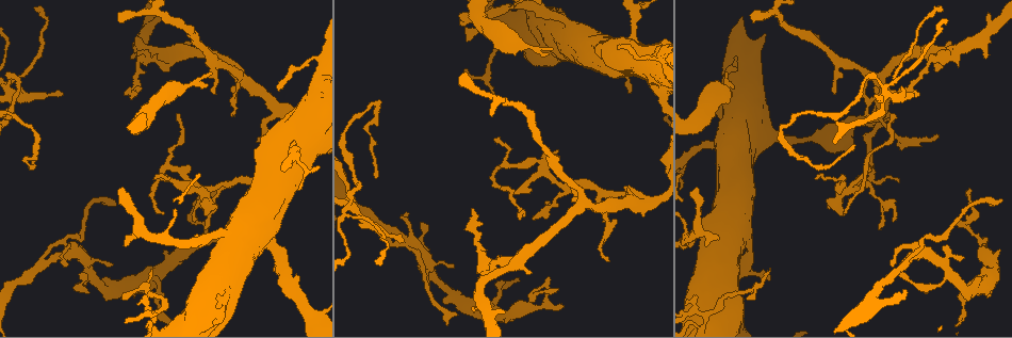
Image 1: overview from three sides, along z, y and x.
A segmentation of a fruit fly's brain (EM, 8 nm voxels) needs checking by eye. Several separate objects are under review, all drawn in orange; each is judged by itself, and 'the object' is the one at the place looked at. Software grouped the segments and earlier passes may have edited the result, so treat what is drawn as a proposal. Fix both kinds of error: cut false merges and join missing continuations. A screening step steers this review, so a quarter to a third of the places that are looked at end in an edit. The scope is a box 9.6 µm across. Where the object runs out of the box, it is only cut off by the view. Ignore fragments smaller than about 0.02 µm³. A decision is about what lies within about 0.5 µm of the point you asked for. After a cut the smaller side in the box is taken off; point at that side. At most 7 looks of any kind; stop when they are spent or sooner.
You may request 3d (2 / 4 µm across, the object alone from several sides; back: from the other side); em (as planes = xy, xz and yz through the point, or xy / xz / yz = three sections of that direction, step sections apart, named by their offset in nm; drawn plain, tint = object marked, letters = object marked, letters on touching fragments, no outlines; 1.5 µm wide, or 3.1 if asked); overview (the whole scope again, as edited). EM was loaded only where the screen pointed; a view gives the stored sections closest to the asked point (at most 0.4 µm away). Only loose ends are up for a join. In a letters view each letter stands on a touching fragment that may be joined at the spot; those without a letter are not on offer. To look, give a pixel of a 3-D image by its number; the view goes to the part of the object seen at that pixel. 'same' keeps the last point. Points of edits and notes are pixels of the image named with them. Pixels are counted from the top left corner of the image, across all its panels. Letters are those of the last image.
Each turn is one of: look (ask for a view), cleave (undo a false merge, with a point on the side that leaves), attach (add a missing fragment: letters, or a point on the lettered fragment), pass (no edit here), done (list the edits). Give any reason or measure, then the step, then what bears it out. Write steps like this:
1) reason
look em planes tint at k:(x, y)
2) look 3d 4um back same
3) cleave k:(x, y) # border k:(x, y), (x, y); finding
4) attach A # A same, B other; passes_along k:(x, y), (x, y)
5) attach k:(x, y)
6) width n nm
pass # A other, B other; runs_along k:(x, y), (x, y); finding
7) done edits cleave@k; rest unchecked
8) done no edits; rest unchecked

branch stops here
look em xy step 4 letters at 1:(213, 93)

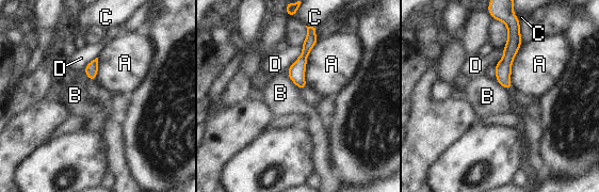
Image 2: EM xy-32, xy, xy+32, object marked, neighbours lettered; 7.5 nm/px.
look em planes letters same

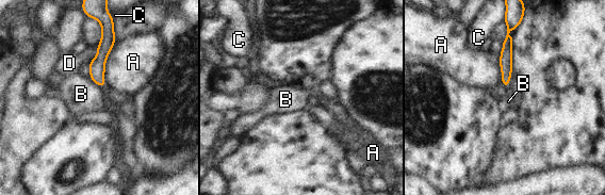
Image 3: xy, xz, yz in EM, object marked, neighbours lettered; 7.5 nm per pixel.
pass # A other, B other, C other, D other; border 3:(90, 79), (103, 87); no lettered fragment goes on from it

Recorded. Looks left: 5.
an open end
look 3d 4um back at 1:(473, 210)

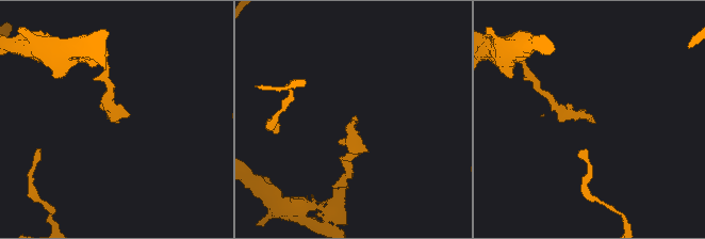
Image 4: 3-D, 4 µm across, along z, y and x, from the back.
look em xy step 4 tint at 4:(117, 122)

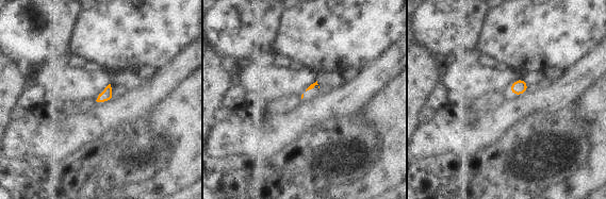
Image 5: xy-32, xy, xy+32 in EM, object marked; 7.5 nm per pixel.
look em planes letters same

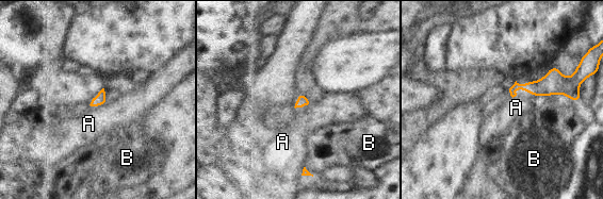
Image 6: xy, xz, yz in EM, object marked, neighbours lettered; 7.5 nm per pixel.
pass # A other, B other; border 6:(511, 96), (521, 88), (536, 97); no lettered fragment goes on from it

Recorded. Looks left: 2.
done no edits; rest unchecked

